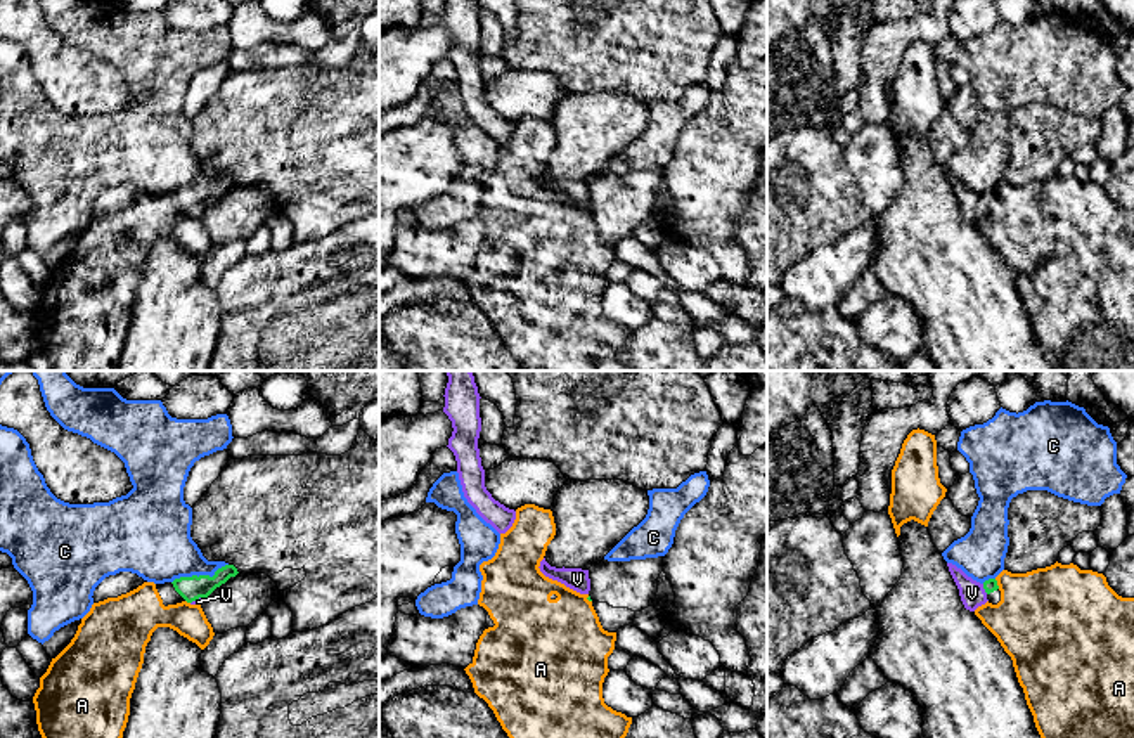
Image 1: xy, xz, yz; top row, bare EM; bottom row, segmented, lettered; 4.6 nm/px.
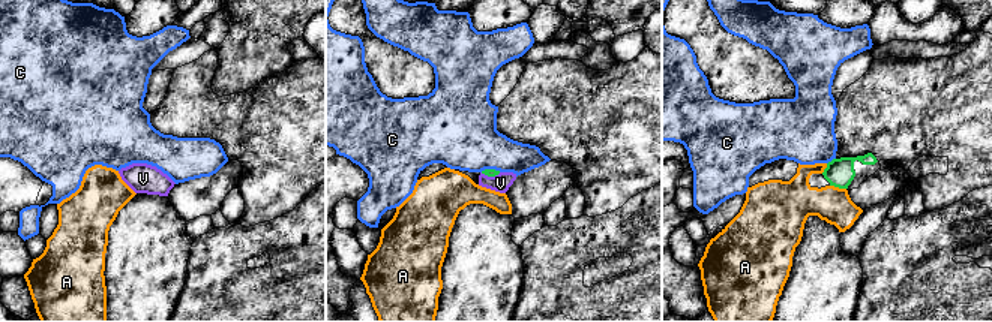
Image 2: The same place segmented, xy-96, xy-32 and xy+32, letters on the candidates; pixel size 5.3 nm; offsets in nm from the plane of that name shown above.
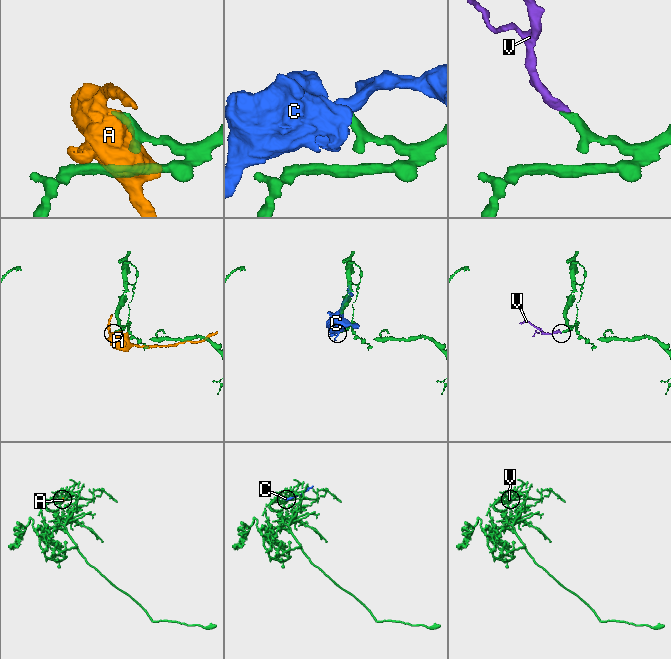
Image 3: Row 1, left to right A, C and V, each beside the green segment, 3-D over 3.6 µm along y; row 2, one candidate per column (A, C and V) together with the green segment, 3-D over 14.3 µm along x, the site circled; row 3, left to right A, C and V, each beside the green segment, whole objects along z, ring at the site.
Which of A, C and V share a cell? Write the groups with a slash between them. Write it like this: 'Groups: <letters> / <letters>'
Groups: A / C / V

